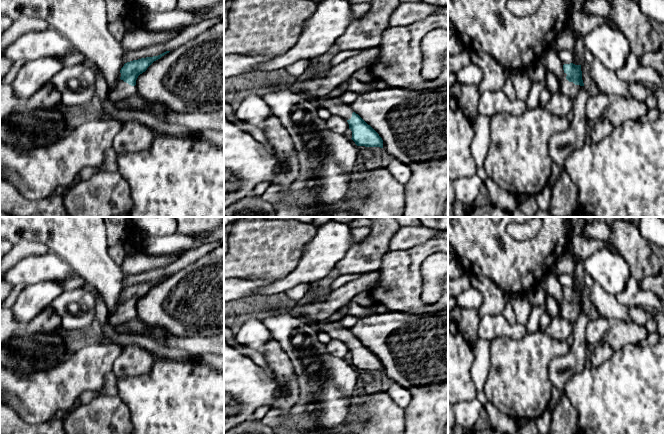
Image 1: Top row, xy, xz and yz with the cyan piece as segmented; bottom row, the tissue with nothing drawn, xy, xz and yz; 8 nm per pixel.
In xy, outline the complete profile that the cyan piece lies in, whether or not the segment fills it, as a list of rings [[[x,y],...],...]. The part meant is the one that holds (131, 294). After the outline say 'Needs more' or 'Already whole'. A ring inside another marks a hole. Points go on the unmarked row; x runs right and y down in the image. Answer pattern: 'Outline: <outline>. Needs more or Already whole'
Outline: [[[166,275],[158,280],[141,282],[125,287],[120,294],[119,304],[115,314],[112,316],[109,315],[107,322],[111,326],[116,326],[138,318],[137,311],[135,310],[138,300],[145,296],[154,285],[169,276]]]. Needs more

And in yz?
Outline: [[[573,287],[564,288],[563,294],[564,302],[560,307],[558,316],[574,324],[580,311],[584,310],[581,289],[575,289]]]. Needs more

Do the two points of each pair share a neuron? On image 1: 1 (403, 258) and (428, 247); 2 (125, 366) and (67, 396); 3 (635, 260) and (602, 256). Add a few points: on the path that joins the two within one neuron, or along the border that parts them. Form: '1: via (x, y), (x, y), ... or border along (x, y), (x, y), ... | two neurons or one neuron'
1: via (409, 258), (412, 258), (422, 250) | one neuron
2: border along (121, 348), (121, 353), (114, 361), (111, 370) | two neurons
3: border along (620, 254), (628, 265), (631, 275) | two neurons

